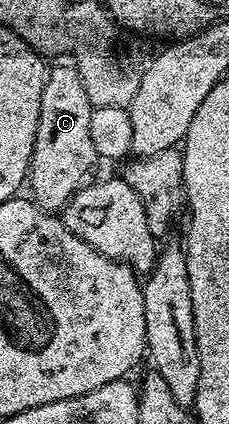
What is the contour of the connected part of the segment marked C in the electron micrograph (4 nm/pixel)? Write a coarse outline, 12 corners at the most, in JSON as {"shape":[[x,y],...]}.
{"shape":[[73,63],[49,69],[28,188],[57,213],[99,163]]}

